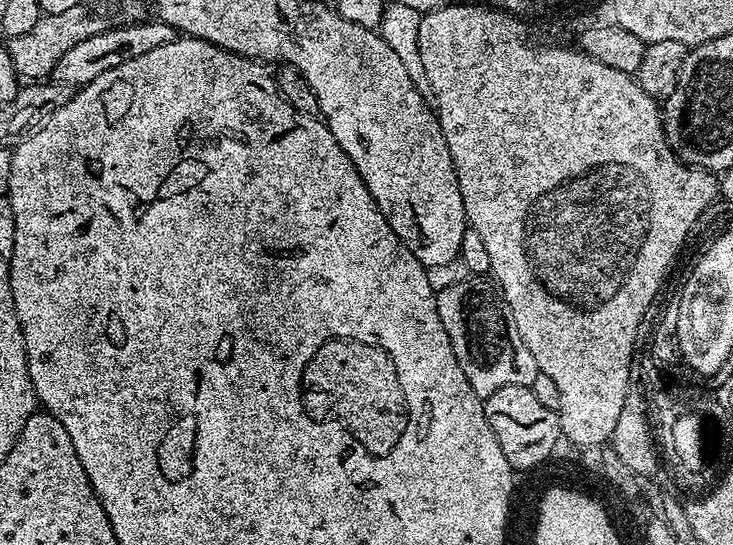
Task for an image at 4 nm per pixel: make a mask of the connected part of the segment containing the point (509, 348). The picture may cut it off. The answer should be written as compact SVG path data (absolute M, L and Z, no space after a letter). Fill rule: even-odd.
M472 274L445 285L436 292L436 309L438 318L442 318L442 326L450 338L454 358L458 358L458 366L462 366L462 374L466 374L466 382L470 382L470 386L478 395L486 398L494 394L494 390L502 390L502 386L531 388L534 378L538 378L540 367L538 362L534 362L534 354L530 354L526 342L522 342L522 334L518 334L518 326L514 326L514 314L508 303L504 301L504 295L491 279L480 274Z

